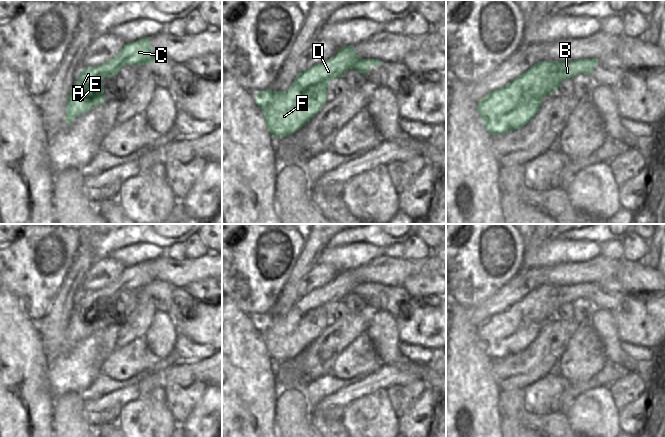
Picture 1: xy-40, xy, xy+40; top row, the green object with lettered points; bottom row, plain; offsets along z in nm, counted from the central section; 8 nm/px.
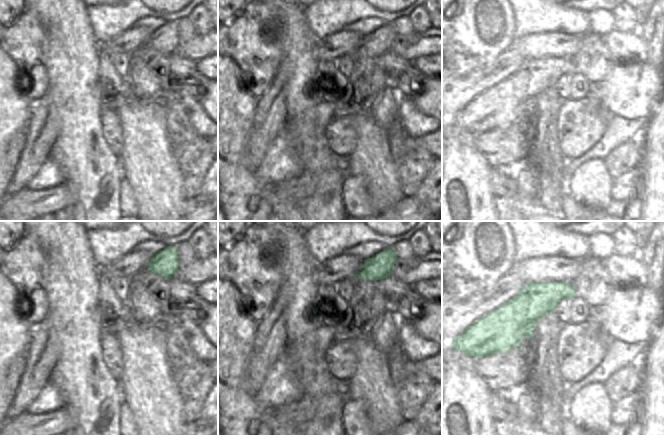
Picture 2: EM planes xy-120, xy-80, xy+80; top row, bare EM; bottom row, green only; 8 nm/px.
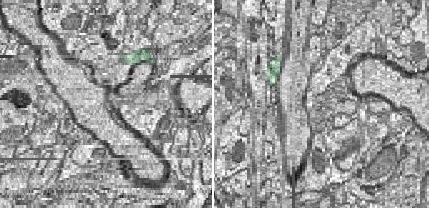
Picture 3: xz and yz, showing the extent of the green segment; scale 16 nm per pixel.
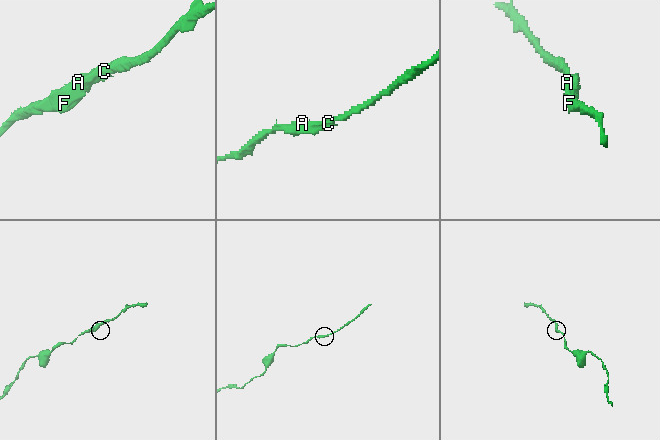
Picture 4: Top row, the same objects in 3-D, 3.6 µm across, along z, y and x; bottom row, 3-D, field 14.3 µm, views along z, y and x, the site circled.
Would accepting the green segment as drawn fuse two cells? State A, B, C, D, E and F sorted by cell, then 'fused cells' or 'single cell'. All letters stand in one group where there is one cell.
A B C D E F; single cell

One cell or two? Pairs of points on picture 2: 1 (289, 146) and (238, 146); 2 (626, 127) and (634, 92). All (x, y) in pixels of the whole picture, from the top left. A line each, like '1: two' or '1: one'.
1: two
2: two

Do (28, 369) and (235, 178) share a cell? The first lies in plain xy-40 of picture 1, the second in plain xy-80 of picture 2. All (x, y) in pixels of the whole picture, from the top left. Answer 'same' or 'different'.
same

